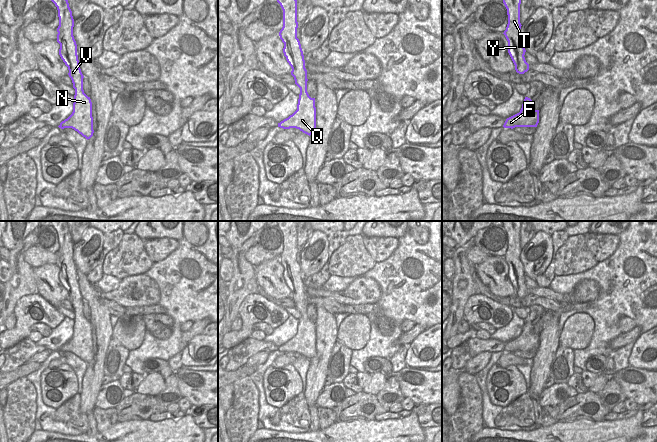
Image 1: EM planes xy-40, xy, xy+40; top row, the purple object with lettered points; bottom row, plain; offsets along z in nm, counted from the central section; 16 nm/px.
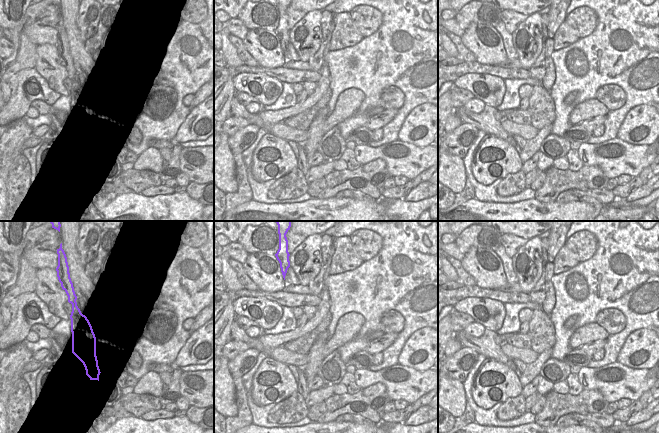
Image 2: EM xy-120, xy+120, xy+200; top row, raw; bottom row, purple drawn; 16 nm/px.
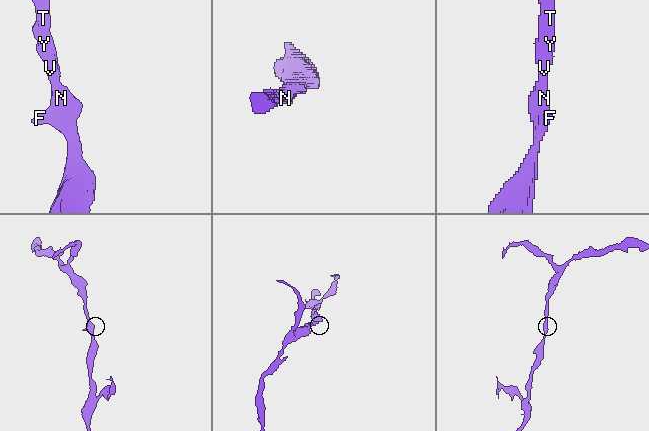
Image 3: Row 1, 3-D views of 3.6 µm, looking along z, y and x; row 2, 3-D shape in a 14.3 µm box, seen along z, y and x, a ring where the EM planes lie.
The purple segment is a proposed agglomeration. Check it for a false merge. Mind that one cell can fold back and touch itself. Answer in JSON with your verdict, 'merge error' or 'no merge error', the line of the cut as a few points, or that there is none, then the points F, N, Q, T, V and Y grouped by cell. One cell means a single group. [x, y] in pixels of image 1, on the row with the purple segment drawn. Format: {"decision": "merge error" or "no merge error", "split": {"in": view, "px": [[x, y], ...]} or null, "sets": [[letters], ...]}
{"decision": "no merge error", "split": null, "sets": [["F", "N", "Q", "T", "V", "Y"]]}

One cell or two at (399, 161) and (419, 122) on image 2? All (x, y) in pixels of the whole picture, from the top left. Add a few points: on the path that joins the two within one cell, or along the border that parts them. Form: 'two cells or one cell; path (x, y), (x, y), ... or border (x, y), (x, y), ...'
two cells; border (399, 139), (419, 146), (427, 146)

